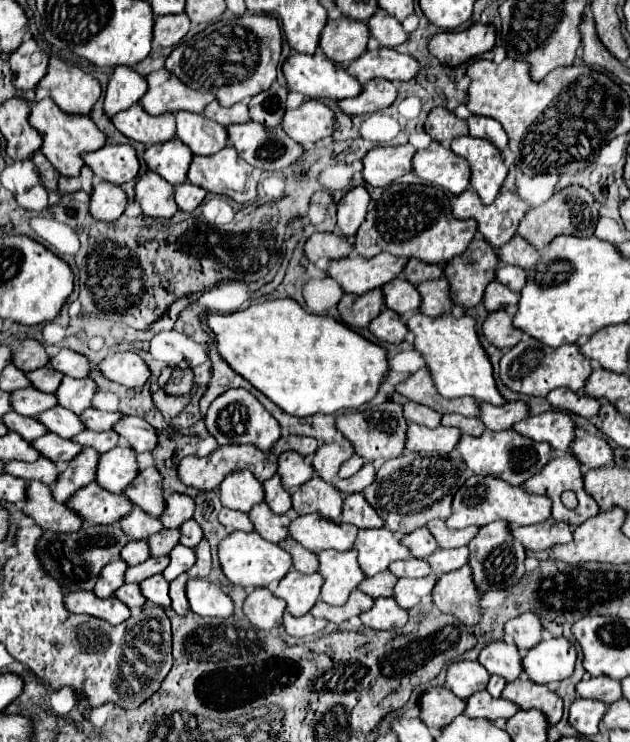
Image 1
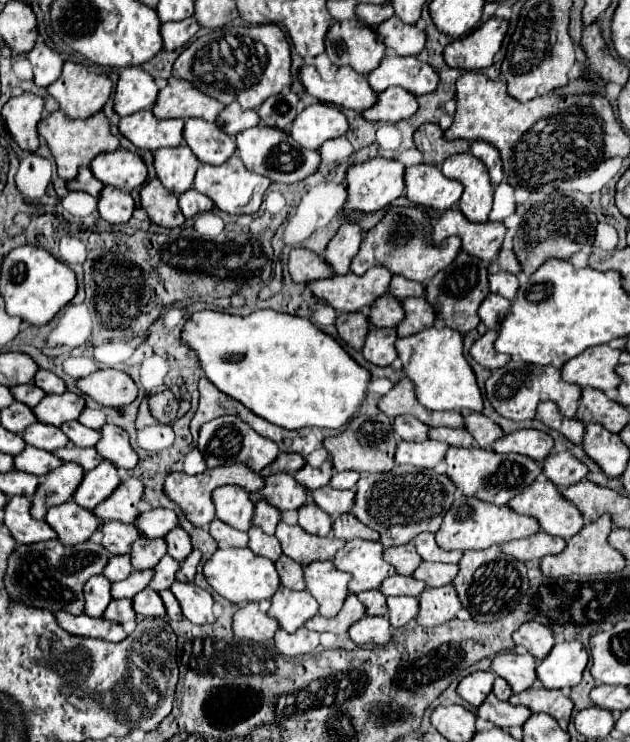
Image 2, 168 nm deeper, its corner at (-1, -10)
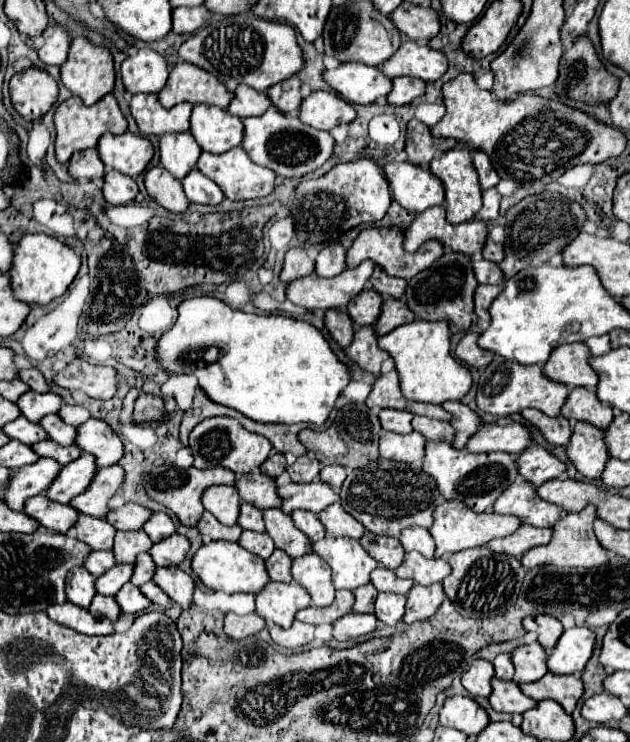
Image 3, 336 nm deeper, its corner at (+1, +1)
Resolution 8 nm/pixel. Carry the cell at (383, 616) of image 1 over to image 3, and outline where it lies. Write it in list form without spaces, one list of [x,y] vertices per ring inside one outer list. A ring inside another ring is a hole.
[[[345,614],[343,618],[333,622],[333,638],[339,642],[355,640],[359,636],[365,636],[373,632],[377,626],[377,620],[373,614]]]

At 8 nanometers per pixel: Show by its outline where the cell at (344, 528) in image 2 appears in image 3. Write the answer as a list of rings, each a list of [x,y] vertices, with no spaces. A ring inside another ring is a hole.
[[[339,502],[327,506],[323,512],[319,512],[319,520],[325,526],[325,530],[331,536],[345,536],[345,538],[359,538],[363,536],[365,528],[355,518],[351,518]]]

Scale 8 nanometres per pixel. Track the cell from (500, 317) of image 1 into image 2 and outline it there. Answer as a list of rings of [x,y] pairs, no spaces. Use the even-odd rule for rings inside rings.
[[[487,331],[487,333],[485,333],[481,339],[477,339],[477,341],[473,343],[473,347],[471,347],[473,359],[475,359],[479,365],[487,367],[487,369],[499,369],[499,367],[503,367],[503,365],[511,359],[509,355],[501,355],[501,353],[495,351],[495,347],[493,347],[495,339],[497,339],[497,331]]]

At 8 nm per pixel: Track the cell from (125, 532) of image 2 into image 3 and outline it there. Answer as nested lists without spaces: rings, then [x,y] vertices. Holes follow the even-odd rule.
[[[79,514],[73,528],[75,528],[75,538],[85,542],[91,550],[111,550],[115,528],[111,528],[111,524],[107,524],[103,518],[91,518]]]

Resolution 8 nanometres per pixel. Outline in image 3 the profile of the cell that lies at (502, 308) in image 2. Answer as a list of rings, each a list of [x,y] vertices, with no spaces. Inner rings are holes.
[[[489,284],[477,286],[473,298],[475,298],[475,314],[479,316],[479,328],[481,328],[481,330],[487,328],[487,324],[489,324],[487,308],[489,308],[491,302],[499,296],[501,290],[503,290],[503,286],[489,286]]]

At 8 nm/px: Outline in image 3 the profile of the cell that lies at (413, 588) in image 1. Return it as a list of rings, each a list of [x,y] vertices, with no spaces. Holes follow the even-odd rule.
[[[379,594],[375,600],[375,616],[387,626],[395,626],[405,612],[405,596],[399,594]]]

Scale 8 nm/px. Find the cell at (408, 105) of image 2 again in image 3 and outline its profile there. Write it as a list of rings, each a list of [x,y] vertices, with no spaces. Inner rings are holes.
[[[397,76],[393,80],[393,92],[387,96],[387,102],[393,106],[409,104],[425,94],[425,82],[411,76]]]

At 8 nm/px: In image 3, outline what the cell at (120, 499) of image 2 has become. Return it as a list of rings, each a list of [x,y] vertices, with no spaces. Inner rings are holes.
[[[107,466],[107,468],[99,468],[91,480],[91,486],[75,496],[69,506],[73,506],[77,512],[93,516],[93,518],[103,518],[109,508],[107,508],[107,500],[121,488],[123,484],[123,468],[115,466]]]

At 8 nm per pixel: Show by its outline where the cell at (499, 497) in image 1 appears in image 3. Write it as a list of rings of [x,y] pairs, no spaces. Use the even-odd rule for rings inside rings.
[[[455,502],[439,504],[433,512],[433,520],[435,522],[429,528],[429,534],[435,540],[435,556],[433,558],[447,558],[449,554],[455,554],[455,552],[461,552],[467,548],[485,546],[489,540],[509,536],[511,532],[515,532],[515,528],[521,526],[519,520],[515,520],[515,516],[499,516],[495,512],[475,514],[467,508],[463,508],[463,504],[455,504]]]

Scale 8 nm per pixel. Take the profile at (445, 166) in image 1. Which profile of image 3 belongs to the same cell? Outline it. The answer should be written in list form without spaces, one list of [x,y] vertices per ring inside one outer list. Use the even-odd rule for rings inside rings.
[[[389,162],[383,166],[393,198],[409,212],[423,212],[443,204],[443,186],[421,166],[409,162]]]

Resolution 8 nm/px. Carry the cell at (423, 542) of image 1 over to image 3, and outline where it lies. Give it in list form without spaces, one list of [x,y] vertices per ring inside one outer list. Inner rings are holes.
[[[365,532],[359,538],[359,544],[365,548],[365,552],[369,556],[373,556],[379,564],[383,564],[389,570],[395,570],[405,556],[399,540],[391,538],[391,536],[377,536],[377,534]]]

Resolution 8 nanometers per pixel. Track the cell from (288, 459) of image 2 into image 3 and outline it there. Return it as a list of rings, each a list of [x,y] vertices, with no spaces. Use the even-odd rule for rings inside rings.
[[[275,452],[273,456],[269,456],[269,458],[263,462],[263,466],[261,466],[261,472],[263,472],[263,468],[265,468],[265,474],[267,474],[267,476],[271,476],[271,478],[277,478],[279,474],[283,474],[283,472],[285,472],[285,468],[287,468],[287,462],[285,462],[283,454]]]

